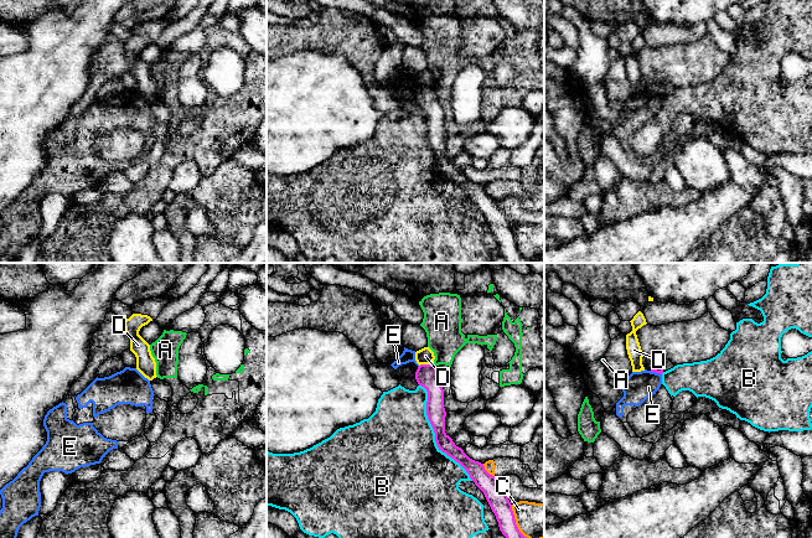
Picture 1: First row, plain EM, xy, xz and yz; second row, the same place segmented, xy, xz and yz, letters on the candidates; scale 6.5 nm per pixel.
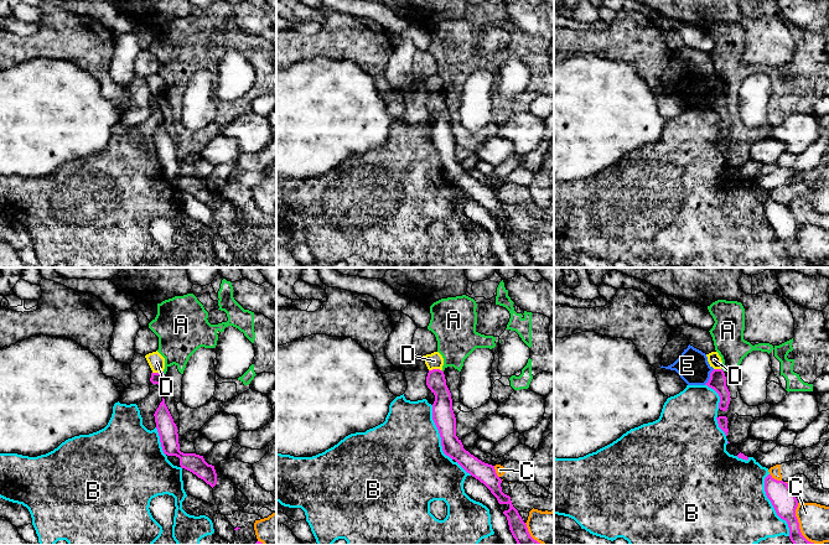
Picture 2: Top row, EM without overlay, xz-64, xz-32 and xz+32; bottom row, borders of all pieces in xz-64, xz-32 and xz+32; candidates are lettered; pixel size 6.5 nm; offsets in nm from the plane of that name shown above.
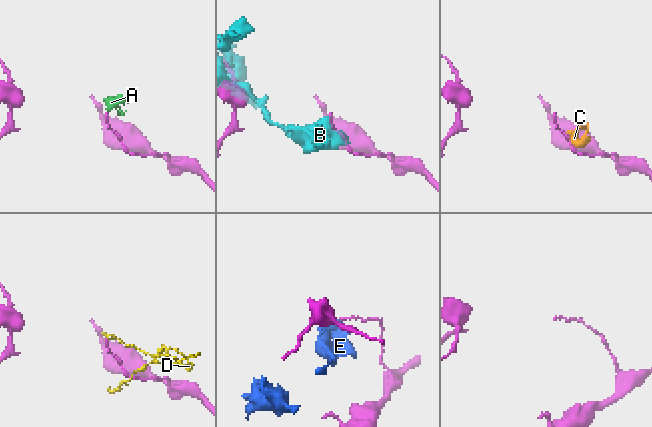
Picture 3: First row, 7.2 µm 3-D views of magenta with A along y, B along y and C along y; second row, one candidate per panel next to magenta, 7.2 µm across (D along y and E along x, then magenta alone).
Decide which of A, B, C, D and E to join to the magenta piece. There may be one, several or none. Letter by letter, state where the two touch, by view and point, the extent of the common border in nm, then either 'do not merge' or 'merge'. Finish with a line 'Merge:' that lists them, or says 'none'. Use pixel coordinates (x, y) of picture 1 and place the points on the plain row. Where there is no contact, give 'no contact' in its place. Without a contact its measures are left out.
A: xz (434, 88) | 30 nm | do not merge
B: xz (435, 156) | 700 nm | do not merge
C: xz (486, 194) | 120 nm | do not merge
D: xz (425, 87) | 100 nm | do not merge
E: yz (656, 94) | 80 nm | do not merge
Merge: none

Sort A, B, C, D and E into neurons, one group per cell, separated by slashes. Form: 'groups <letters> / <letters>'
groups A / B / C / D / E

